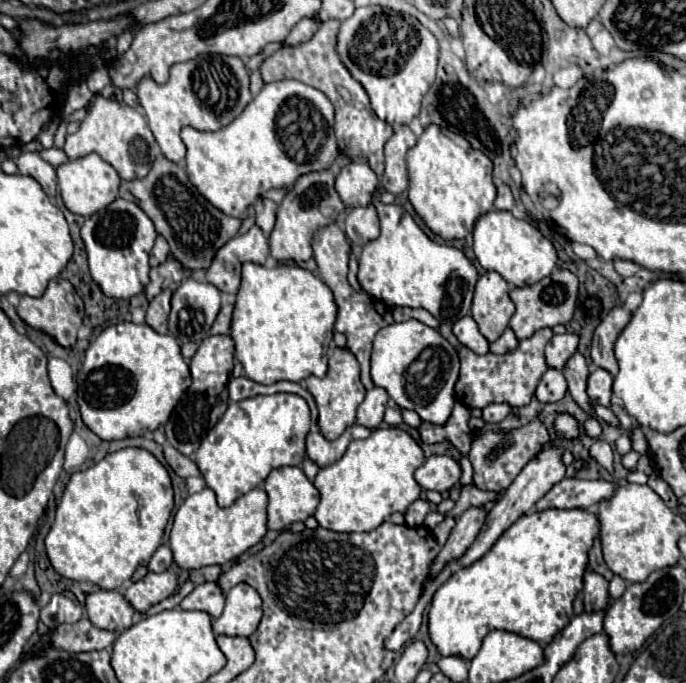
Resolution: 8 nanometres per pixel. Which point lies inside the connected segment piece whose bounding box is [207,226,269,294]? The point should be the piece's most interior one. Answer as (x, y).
(225, 273)

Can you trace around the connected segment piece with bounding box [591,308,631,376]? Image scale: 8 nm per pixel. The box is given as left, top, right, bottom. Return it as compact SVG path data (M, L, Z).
M613 308L603 318L603 322L597 326L597 330L593 334L591 360L593 360L593 364L597 364L599 368L605 368L613 376L619 370L615 354L613 354L613 344L615 344L617 336L621 334L621 330L627 326L629 318L631 318L631 312L627 308Z

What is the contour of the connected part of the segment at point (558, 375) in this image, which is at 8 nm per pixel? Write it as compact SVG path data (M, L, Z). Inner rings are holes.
M549 368L543 374L535 396L537 396L539 402L557 402L557 400L563 398L565 390L567 390L567 382L565 382L563 372L555 370L555 368Z

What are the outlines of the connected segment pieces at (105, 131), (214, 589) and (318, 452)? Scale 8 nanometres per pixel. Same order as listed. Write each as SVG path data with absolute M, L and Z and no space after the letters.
M99 98L93 108L87 112L81 128L75 134L69 134L65 140L65 154L71 160L83 158L87 154L99 154L105 162L109 162L121 180L141 180L149 174L155 156L159 154L159 146L147 126L147 118L135 112L133 108L119 104L117 100Z
M205 582L195 586L195 590L189 596L185 596L179 606L183 610L203 610L209 616L217 618L223 612L223 604L225 604L225 596L221 594L219 586Z
M357 424L349 426L337 440L325 440L317 430L313 430L307 436L307 458L315 462L319 468L331 466L345 454L349 442L367 438L369 434L371 434L369 428L363 428Z

